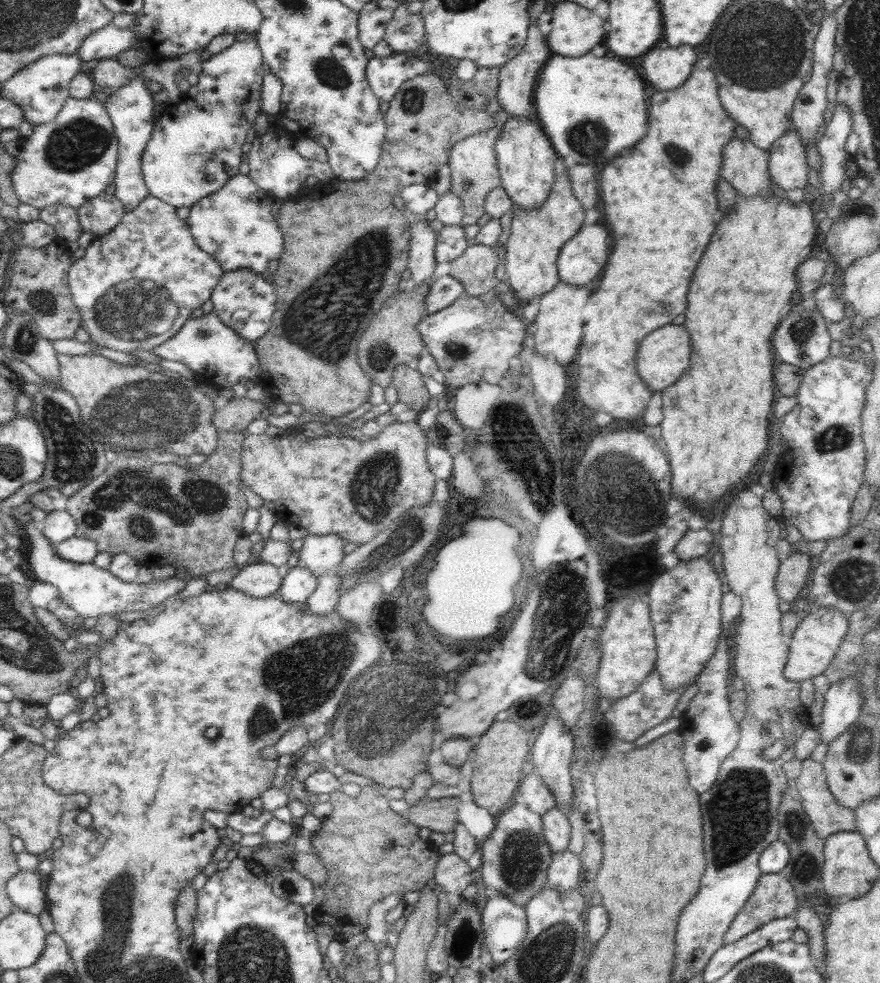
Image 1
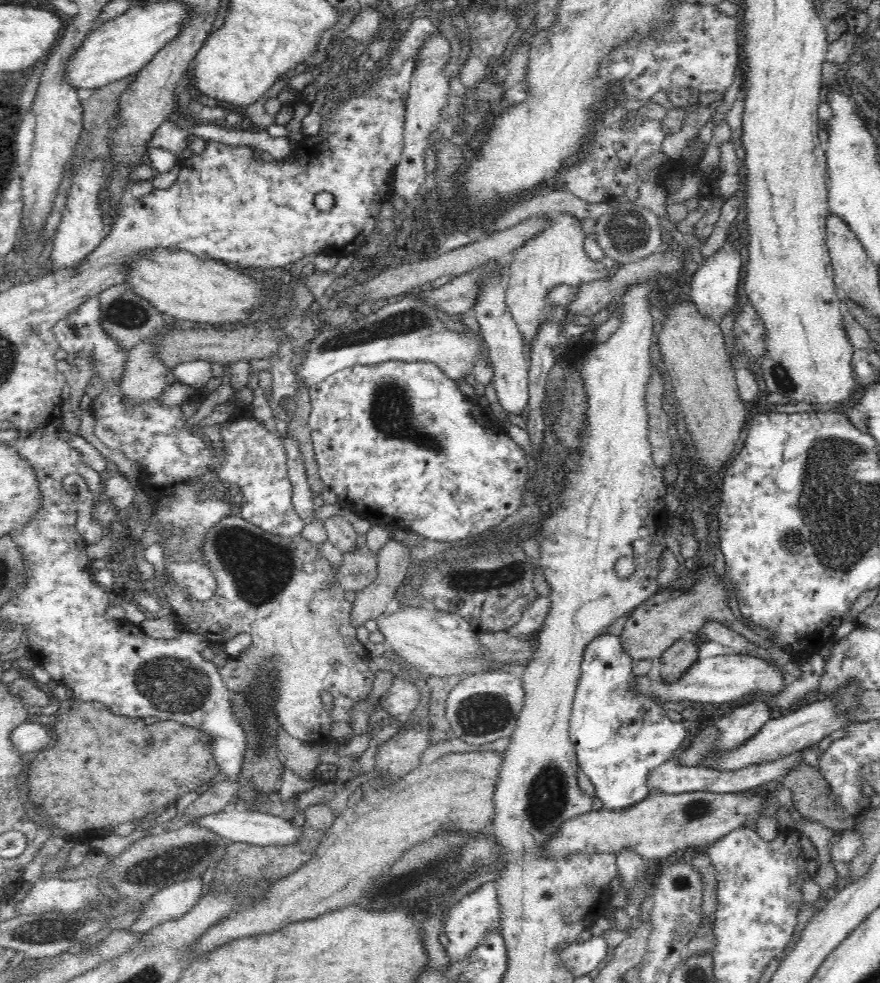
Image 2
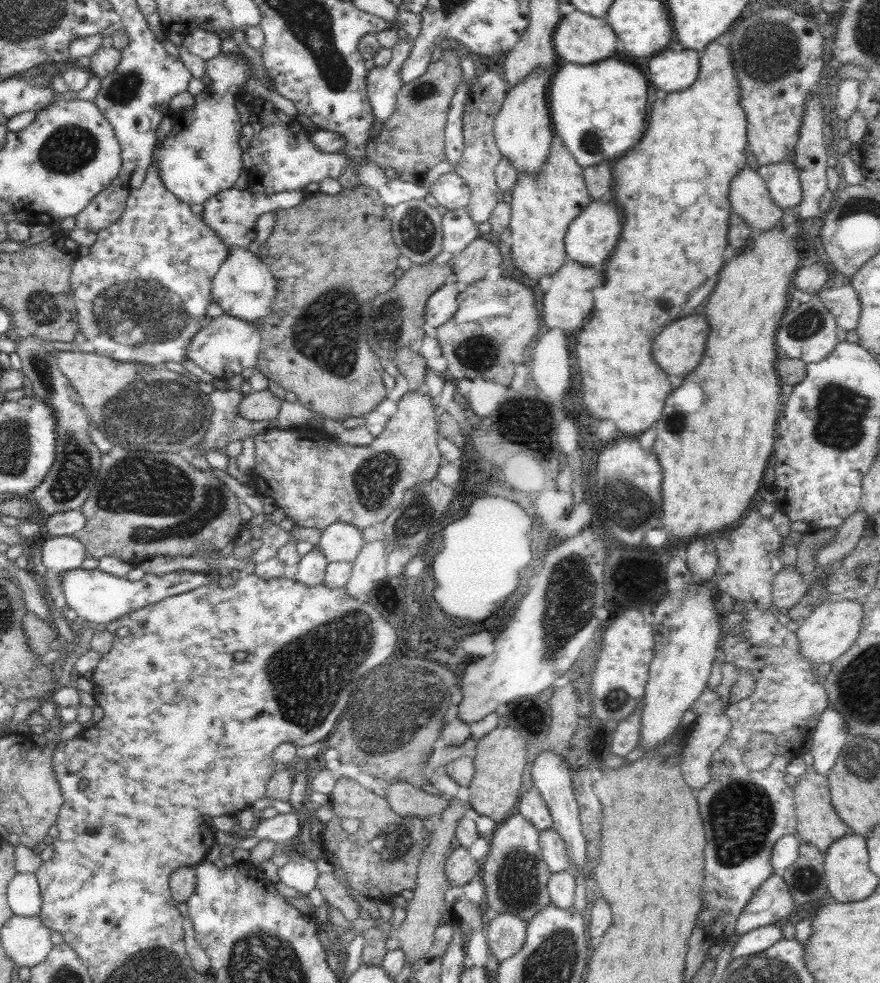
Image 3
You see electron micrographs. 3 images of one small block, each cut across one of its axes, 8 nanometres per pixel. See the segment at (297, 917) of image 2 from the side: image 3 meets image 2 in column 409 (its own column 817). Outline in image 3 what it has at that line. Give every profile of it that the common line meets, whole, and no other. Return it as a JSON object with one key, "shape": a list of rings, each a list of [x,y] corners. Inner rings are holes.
{"shape":[[[812,765],[807,766],[806,774],[797,777],[792,792],[794,792],[793,799],[797,816],[796,835],[801,840],[816,846],[820,849],[820,852],[825,853],[834,840],[842,838],[842,836],[855,834],[848,824],[842,822],[832,806],[827,777],[818,774]]]}

